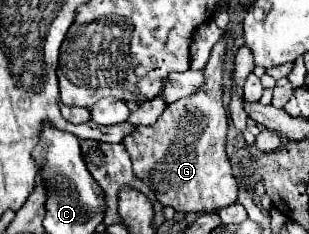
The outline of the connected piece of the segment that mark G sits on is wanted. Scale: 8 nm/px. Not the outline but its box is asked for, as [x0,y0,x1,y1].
[124,36,238,212]

